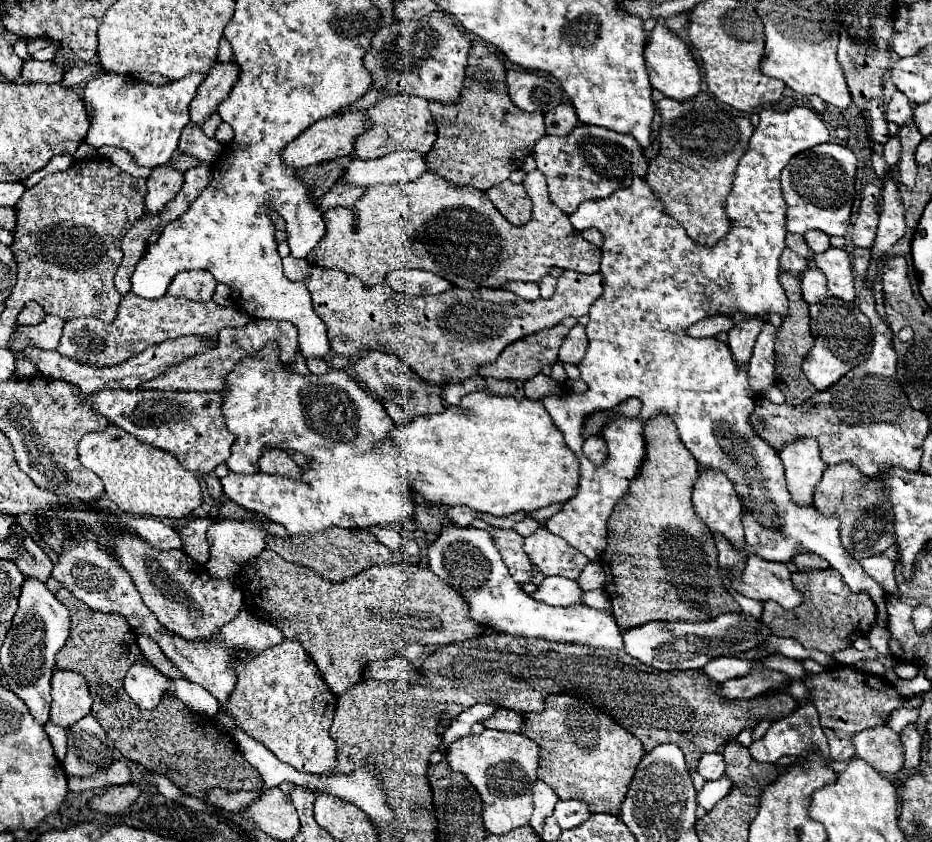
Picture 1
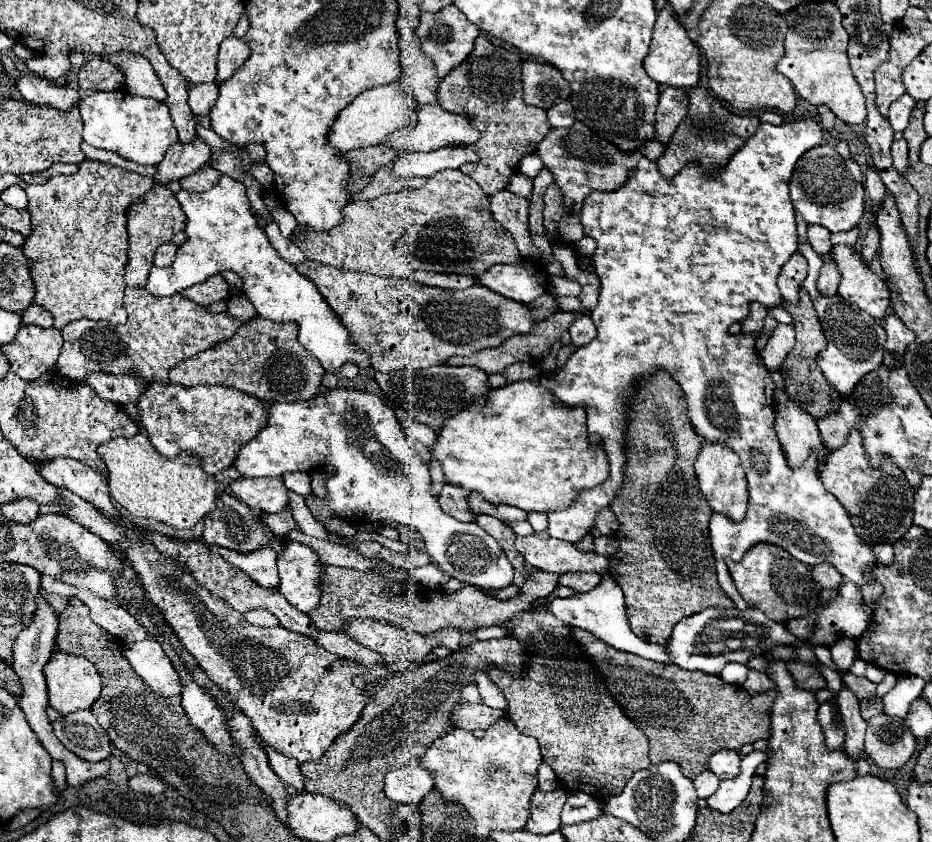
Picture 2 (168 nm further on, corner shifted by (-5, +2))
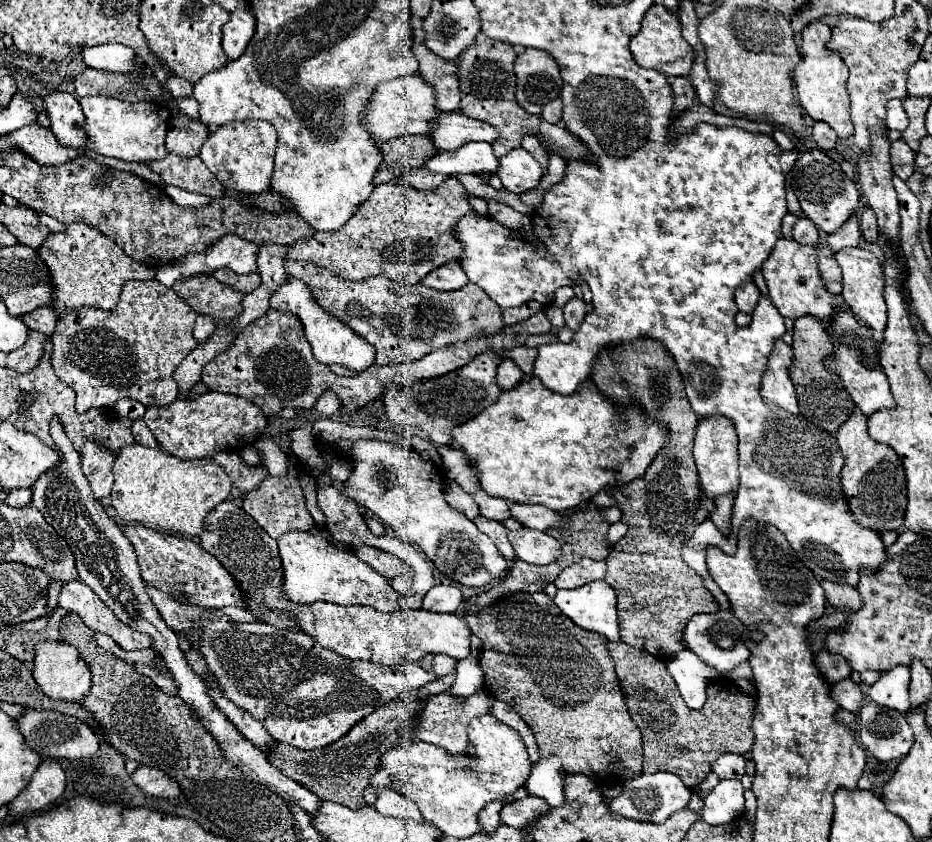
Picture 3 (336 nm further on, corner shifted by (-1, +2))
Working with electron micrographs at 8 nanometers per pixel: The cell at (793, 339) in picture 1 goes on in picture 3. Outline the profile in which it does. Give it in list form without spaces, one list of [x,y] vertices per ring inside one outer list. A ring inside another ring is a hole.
[[[814,316],[796,318],[792,336],[794,336],[794,344],[792,344],[794,358],[790,366],[790,380],[794,382],[794,388],[798,392],[802,416],[826,432],[836,432],[840,424],[844,424],[850,418],[850,412],[854,410],[854,402],[850,400],[846,388],[842,388],[842,380],[834,372],[828,372],[822,366],[822,358],[830,356],[832,342],[824,332],[822,324]]]

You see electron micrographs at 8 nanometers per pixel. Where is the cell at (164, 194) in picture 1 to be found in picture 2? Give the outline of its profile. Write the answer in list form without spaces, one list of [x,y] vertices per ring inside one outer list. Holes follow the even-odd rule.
[[[196,136],[194,142],[176,142],[168,148],[164,160],[156,166],[158,172],[154,180],[158,184],[166,184],[170,180],[180,180],[192,172],[196,172],[200,166],[204,166],[210,158],[210,146]]]

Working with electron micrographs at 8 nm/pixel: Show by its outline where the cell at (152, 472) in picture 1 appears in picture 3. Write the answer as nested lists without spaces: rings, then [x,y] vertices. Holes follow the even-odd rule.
[[[138,442],[118,450],[112,472],[114,486],[110,500],[118,518],[124,522],[138,522],[144,526],[178,532],[182,536],[200,536],[204,516],[218,502],[224,502],[232,488],[232,480],[212,458],[180,460]]]

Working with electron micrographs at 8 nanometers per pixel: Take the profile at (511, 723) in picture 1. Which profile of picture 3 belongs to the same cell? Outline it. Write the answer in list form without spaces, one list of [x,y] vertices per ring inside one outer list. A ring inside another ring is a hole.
[[[480,690],[472,696],[468,696],[466,700],[456,700],[454,696],[450,694],[436,694],[436,696],[430,696],[428,698],[428,704],[420,710],[418,714],[418,722],[416,722],[416,728],[414,732],[410,734],[412,740],[422,740],[422,742],[430,742],[430,744],[436,744],[436,746],[442,746],[446,748],[450,754],[462,754],[466,752],[468,748],[464,748],[464,738],[466,738],[466,732],[468,732],[468,726],[470,722],[476,718],[476,716],[484,716],[484,714],[490,714],[490,708],[494,704],[494,698],[490,696],[490,692],[486,690]]]

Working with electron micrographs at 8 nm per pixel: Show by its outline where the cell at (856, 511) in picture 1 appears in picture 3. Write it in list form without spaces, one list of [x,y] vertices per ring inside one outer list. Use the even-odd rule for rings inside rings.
[[[854,408],[852,416],[846,420],[846,424],[838,428],[836,434],[838,434],[836,442],[838,442],[840,454],[844,456],[844,466],[840,472],[842,494],[846,496],[848,510],[852,512],[856,522],[878,534],[886,530],[896,530],[896,532],[902,530],[904,514],[906,514],[906,474],[898,454],[890,446],[878,444],[876,440],[868,436],[866,416],[860,412],[860,408]],[[874,504],[878,510],[882,510],[882,514],[874,512],[872,508],[862,508],[862,506],[874,506]]]

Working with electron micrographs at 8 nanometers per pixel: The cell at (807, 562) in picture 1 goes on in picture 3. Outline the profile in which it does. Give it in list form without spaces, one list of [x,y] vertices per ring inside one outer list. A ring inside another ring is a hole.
[[[822,580],[820,584],[826,592],[826,598],[828,598],[830,606],[848,608],[852,612],[856,612],[862,606],[862,600],[860,600],[856,588],[846,586],[846,584],[836,584],[836,582],[830,582],[830,580]]]

